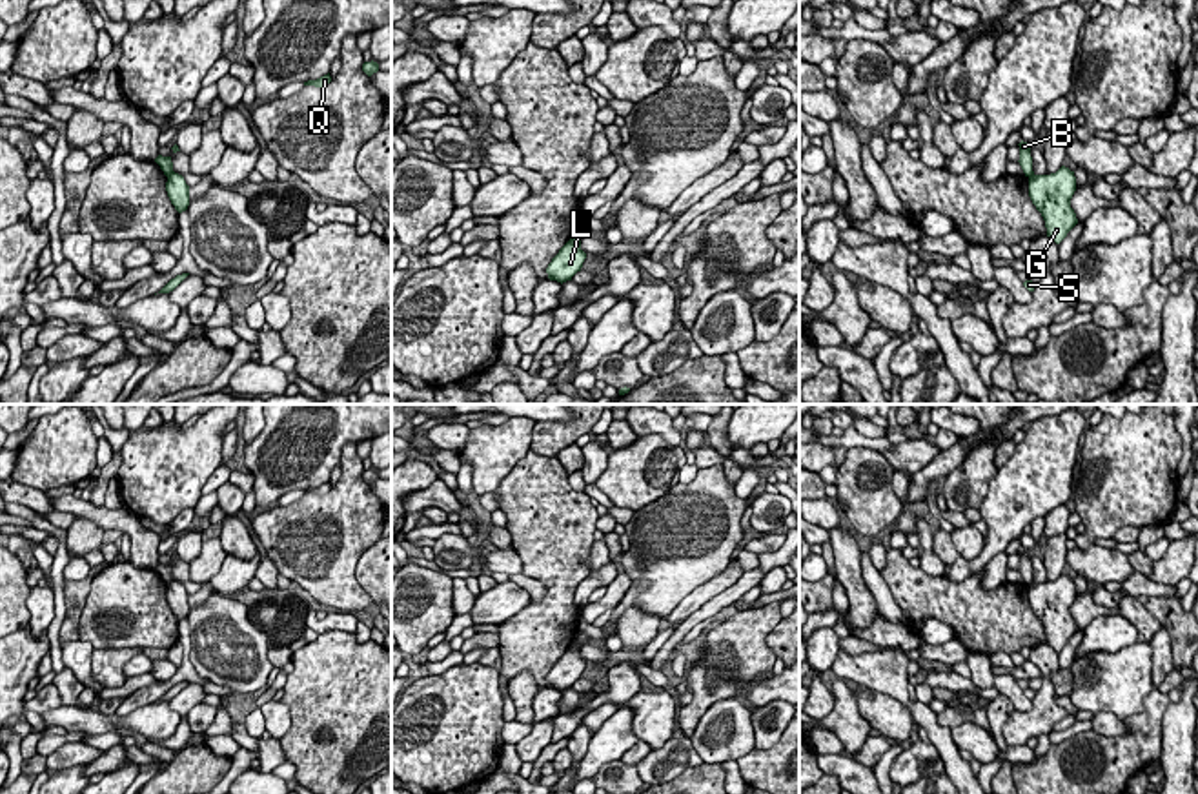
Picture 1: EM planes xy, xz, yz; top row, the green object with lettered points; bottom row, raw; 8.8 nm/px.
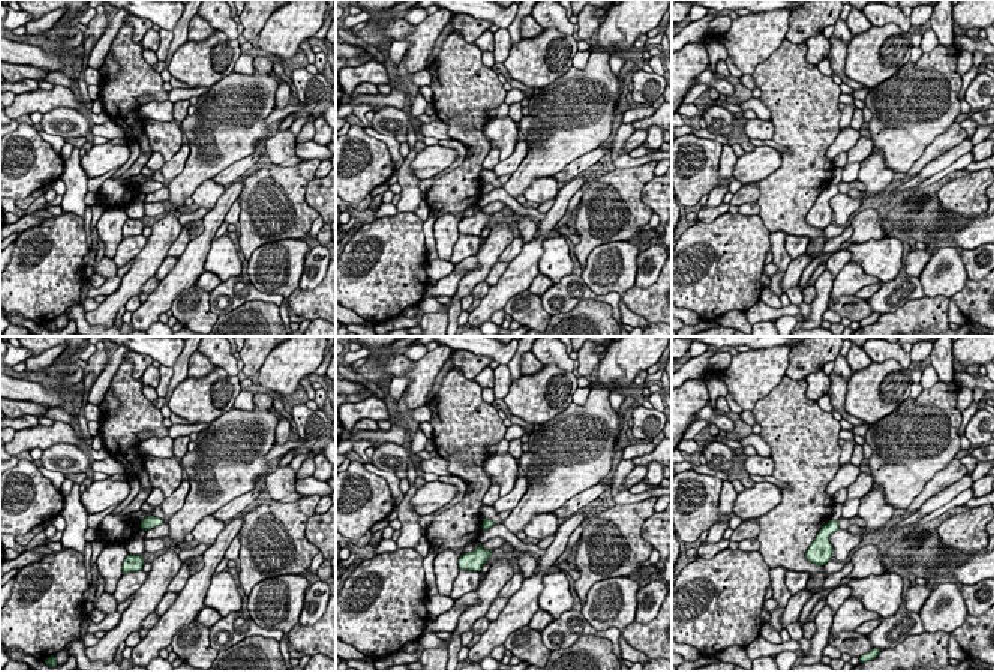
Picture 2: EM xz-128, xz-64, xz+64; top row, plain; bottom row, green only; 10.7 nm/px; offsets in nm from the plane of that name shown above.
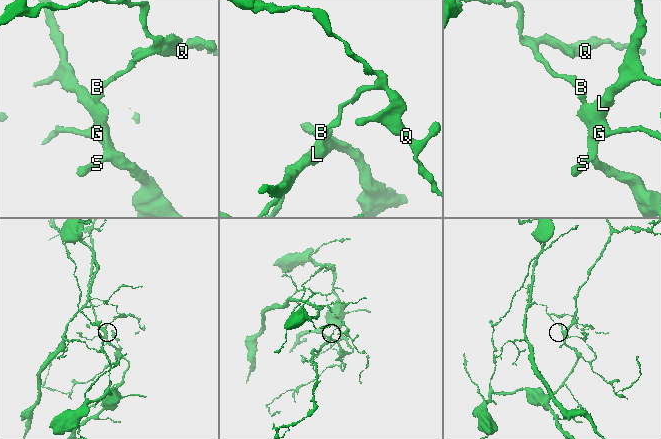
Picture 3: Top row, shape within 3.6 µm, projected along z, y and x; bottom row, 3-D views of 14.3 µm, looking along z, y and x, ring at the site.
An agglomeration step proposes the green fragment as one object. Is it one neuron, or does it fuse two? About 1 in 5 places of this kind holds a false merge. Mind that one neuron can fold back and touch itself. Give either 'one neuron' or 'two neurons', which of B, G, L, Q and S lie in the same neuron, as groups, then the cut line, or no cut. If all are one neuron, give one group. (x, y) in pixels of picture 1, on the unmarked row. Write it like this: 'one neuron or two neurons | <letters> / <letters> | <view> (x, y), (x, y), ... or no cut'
two neurons | B Q / G L S | xy (173, 580), (168, 585)

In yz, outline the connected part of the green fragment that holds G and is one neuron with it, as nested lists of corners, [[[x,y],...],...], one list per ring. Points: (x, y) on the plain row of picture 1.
[[[1065,574],[1051,583],[1029,585],[1029,605],[1045,628],[1047,645],[1056,652],[1078,632],[1076,621],[1071,616],[1074,599],[1074,579]]]

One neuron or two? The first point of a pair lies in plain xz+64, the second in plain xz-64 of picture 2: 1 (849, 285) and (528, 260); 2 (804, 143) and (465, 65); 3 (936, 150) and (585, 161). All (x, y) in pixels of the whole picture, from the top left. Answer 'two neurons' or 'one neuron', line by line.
1: one neuron
2: one neuron
3: one neuron

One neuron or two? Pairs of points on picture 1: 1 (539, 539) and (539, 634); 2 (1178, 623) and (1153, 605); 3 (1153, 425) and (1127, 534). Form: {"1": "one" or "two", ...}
{"1": "one", "2": "one", "3": "two"}

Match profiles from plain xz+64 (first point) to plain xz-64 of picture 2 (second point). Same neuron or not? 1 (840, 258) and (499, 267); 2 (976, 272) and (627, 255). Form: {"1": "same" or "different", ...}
{"1": "different", "2": "different"}

